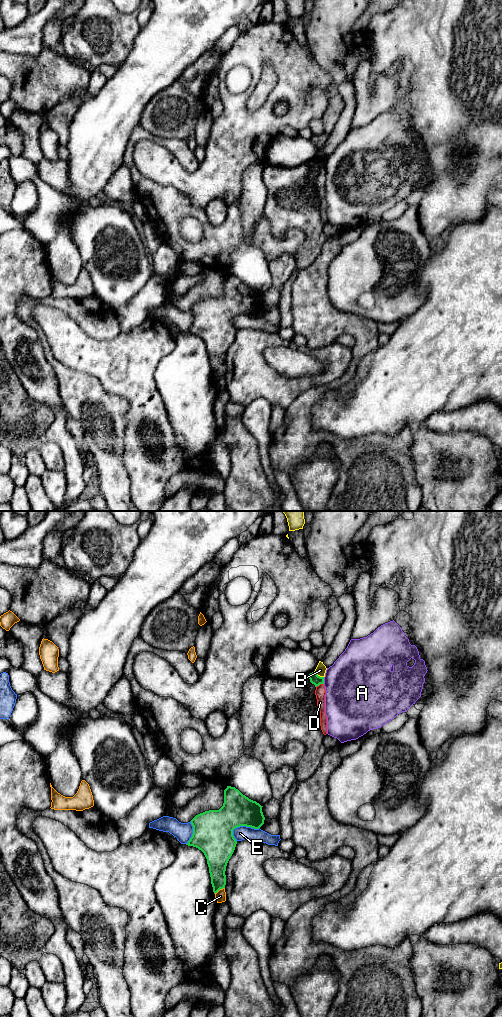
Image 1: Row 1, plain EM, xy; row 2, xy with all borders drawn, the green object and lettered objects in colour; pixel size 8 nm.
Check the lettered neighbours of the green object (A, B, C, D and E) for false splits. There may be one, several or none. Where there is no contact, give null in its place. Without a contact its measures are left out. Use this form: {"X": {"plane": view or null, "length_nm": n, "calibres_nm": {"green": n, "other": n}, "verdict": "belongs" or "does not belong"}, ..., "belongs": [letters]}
{"A": {"plane": "xy", "length_nm": 60, "calibres_nm": {"green": 80, "other": 460}, "verdict": "does not belong"}, "B": {"plane": "xy", "length_nm": 90, "calibres_nm": {"green": 80, "other": 90}, "verdict": "does not belong"}, "C": {"plane": "xy", "length_nm": 100, "calibres_nm": {"green": 180, "other": 90}, "verdict": "does not belong"}, "D": {"plane": "xy", "length_nm": 70, "calibres_nm": {"green": 80, "other": 90}, "verdict": "does not belong"}, "E": {"plane": "xy", "length_nm": 240, "calibres_nm": {"green": 320, "other": 110}, "verdict": "does not belong"}, "belongs": []}

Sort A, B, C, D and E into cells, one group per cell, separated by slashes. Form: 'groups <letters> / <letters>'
groups A / B D / C / E

